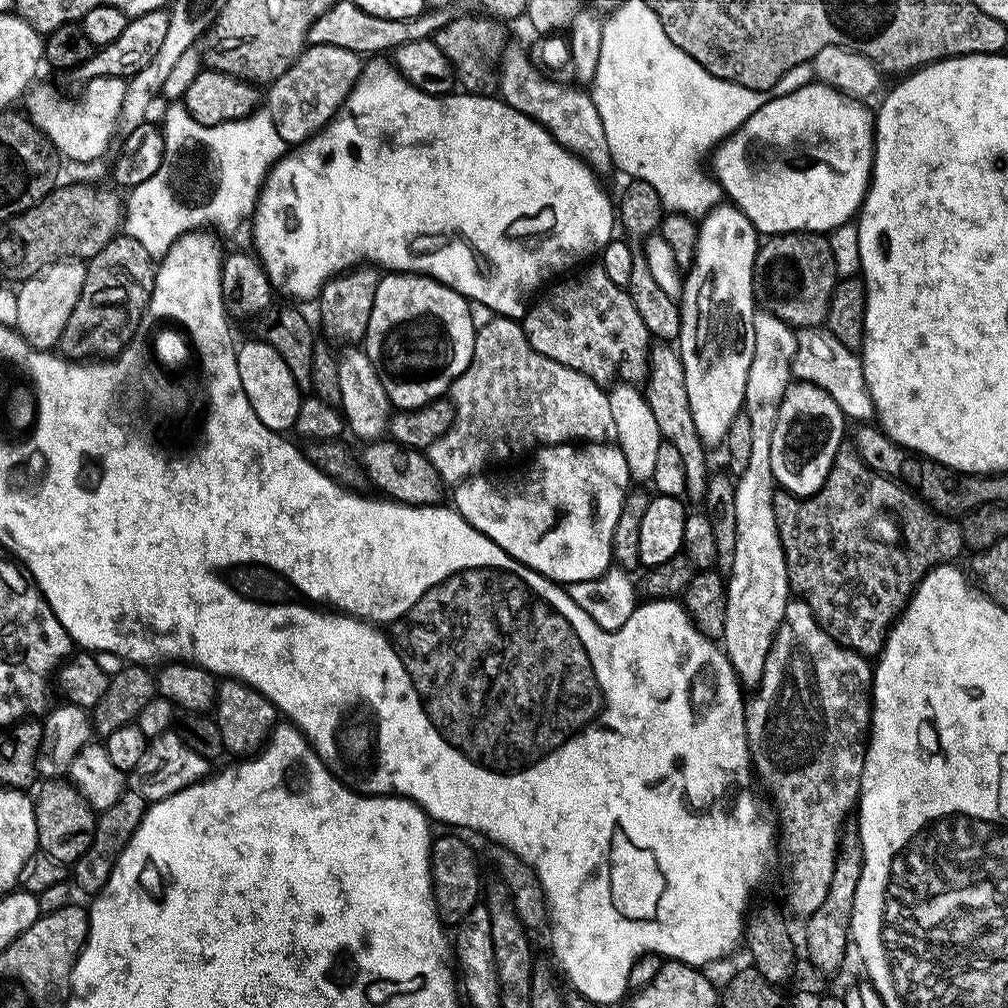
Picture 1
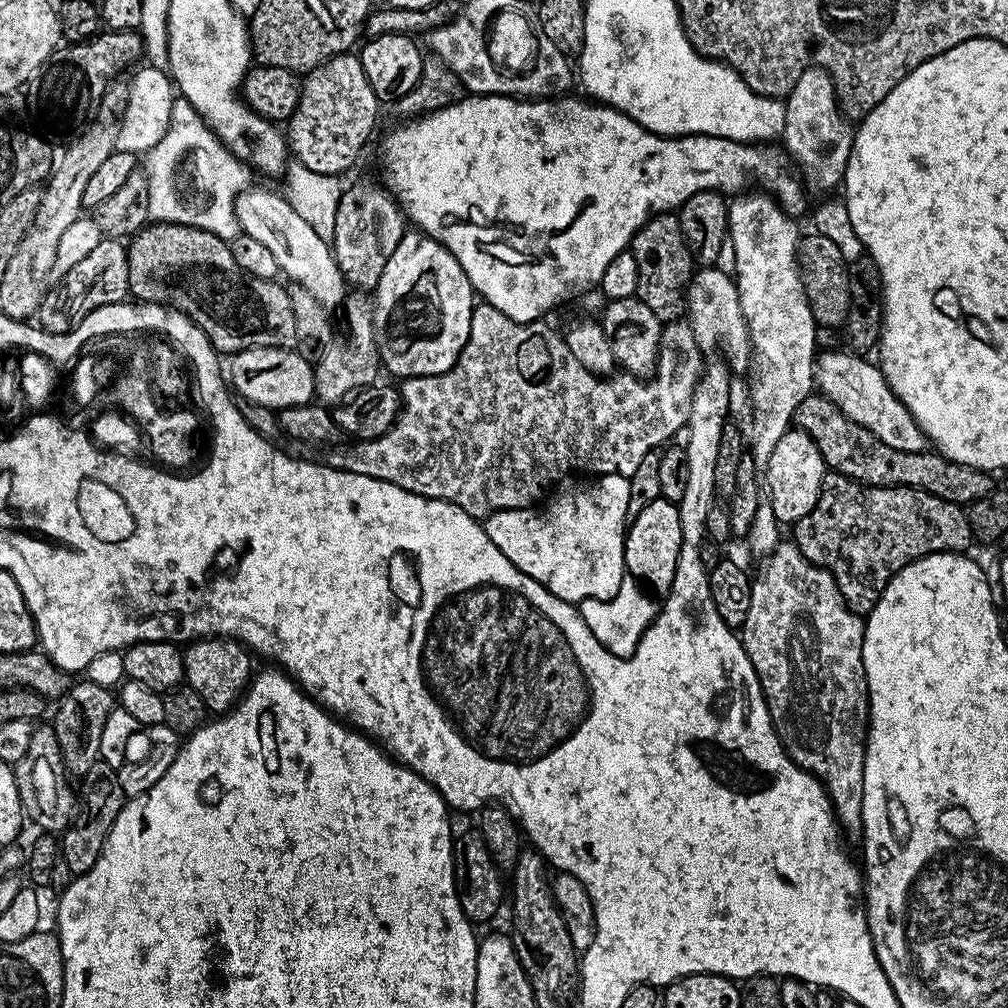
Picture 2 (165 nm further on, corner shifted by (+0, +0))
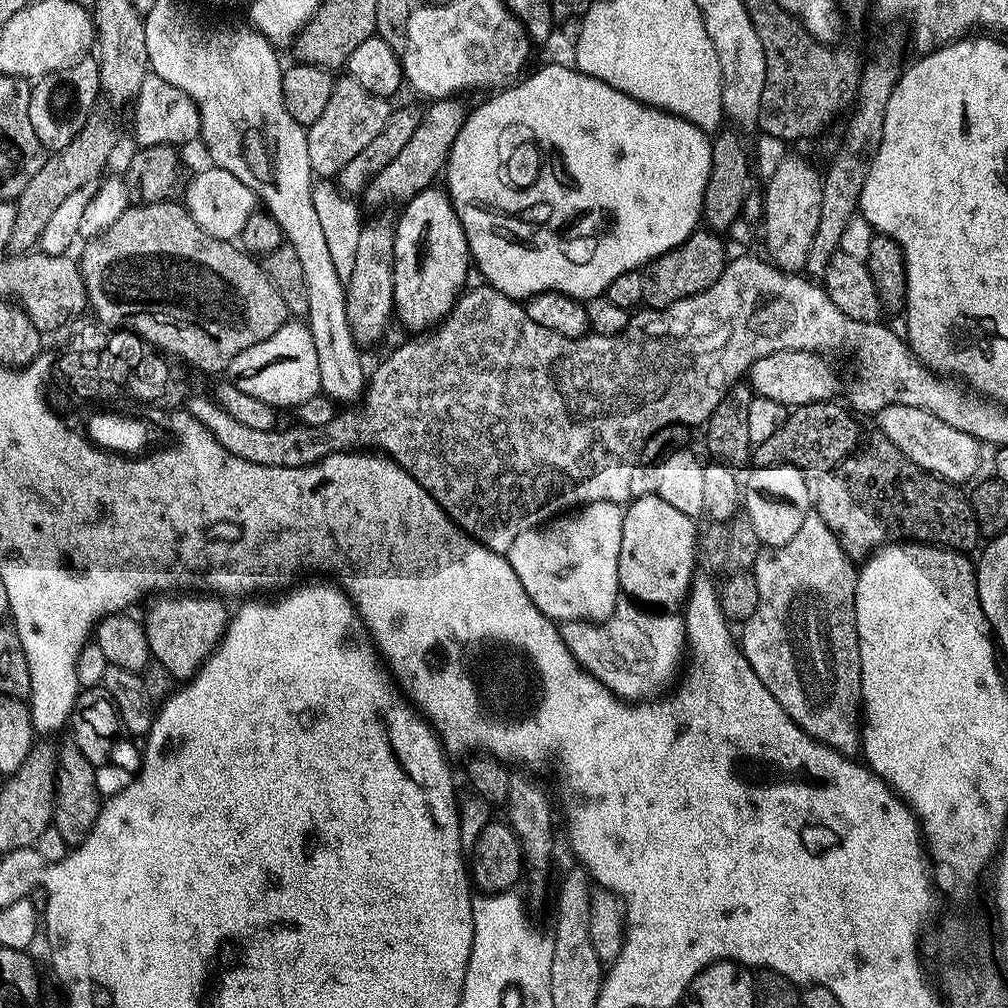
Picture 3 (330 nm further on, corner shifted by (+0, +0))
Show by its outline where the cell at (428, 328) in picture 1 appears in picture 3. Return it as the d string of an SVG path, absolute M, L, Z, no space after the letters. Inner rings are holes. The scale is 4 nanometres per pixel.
M433 186L416 193L403 205L403 208L404 213L396 220L396 237L394 238L394 262L392 263L394 316L397 321L400 319L412 331L409 333L424 334L441 323L455 306L465 287L464 279L468 276L468 264L470 268L470 253L466 234L462 230L462 222L458 222L458 214L443 187Z

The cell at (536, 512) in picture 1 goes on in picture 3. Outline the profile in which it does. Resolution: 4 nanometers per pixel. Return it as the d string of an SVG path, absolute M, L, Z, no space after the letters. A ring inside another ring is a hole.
M590 502L575 510L569 511L567 514L561 514L546 524L541 524L539 528L531 528L522 534L518 534L518 538L514 538L514 546L510 546L510 550L506 553L510 566L514 570L514 574L518 574L518 582L522 582L522 586L526 590L526 594L530 594L530 598L534 602L534 606L538 606L538 610L542 610L542 614L546 614L548 619L553 622L567 622L569 620L579 620L581 622L599 622L601 620L609 620L612 611L616 608L616 601L621 599L620 579L618 578L618 554L622 546L622 522L624 521L624 508L614 502Z

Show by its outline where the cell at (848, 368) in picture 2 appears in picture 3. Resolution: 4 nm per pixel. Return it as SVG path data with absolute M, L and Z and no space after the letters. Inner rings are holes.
M886 406L878 414L878 420L882 435L894 442L907 460L914 462L924 472L957 486L964 486L967 480L977 479L982 445L970 434L962 434L962 430L946 426L942 418L934 418L934 414L926 414L926 410L914 410L914 406Z

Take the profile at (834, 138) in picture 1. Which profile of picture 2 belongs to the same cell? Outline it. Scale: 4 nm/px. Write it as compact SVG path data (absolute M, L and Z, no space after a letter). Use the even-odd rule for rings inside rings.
M479 94L465 95L457 104L447 104L437 112L429 112L427 116L413 119L411 122L400 122L393 132L384 136L380 144L380 164L388 168L388 176L392 179L390 191L396 197L405 217L412 220L417 229L424 235L434 238L454 258L458 258L458 266L466 270L466 278L472 284L472 291L483 303L494 306L519 324L530 324L539 321L551 308L580 296L583 292L595 289L599 285L602 274L606 274L606 266L618 258L620 252L631 245L632 236L647 222L653 214L668 214L679 209L681 204L699 192L715 192L740 194L748 184L748 171L752 171L764 184L773 188L778 195L779 203L785 212L797 214L804 208L805 185L795 180L784 165L786 156L776 146L753 146L748 142L727 140L721 136L659 136L656 132L646 130L634 118L622 114L617 108L606 104L593 102L591 99L575 100L572 94L559 98L517 98L514 96L482 96Z

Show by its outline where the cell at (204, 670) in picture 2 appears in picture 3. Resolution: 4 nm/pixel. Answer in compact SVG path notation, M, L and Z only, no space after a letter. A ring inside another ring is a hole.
M160 594L152 602L148 608L148 617L142 620L146 642L150 642L152 660L166 666L173 681L187 682L208 660L208 655L220 645L228 628L230 608L215 594Z

